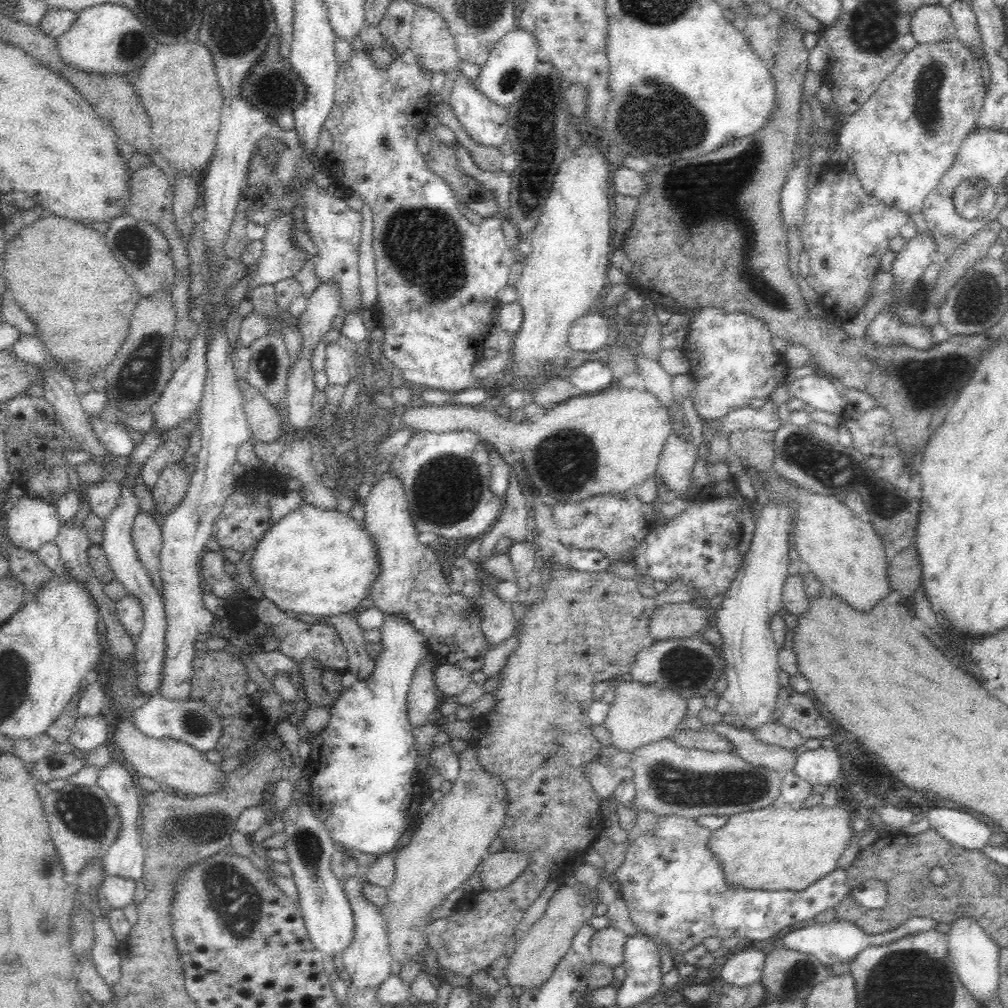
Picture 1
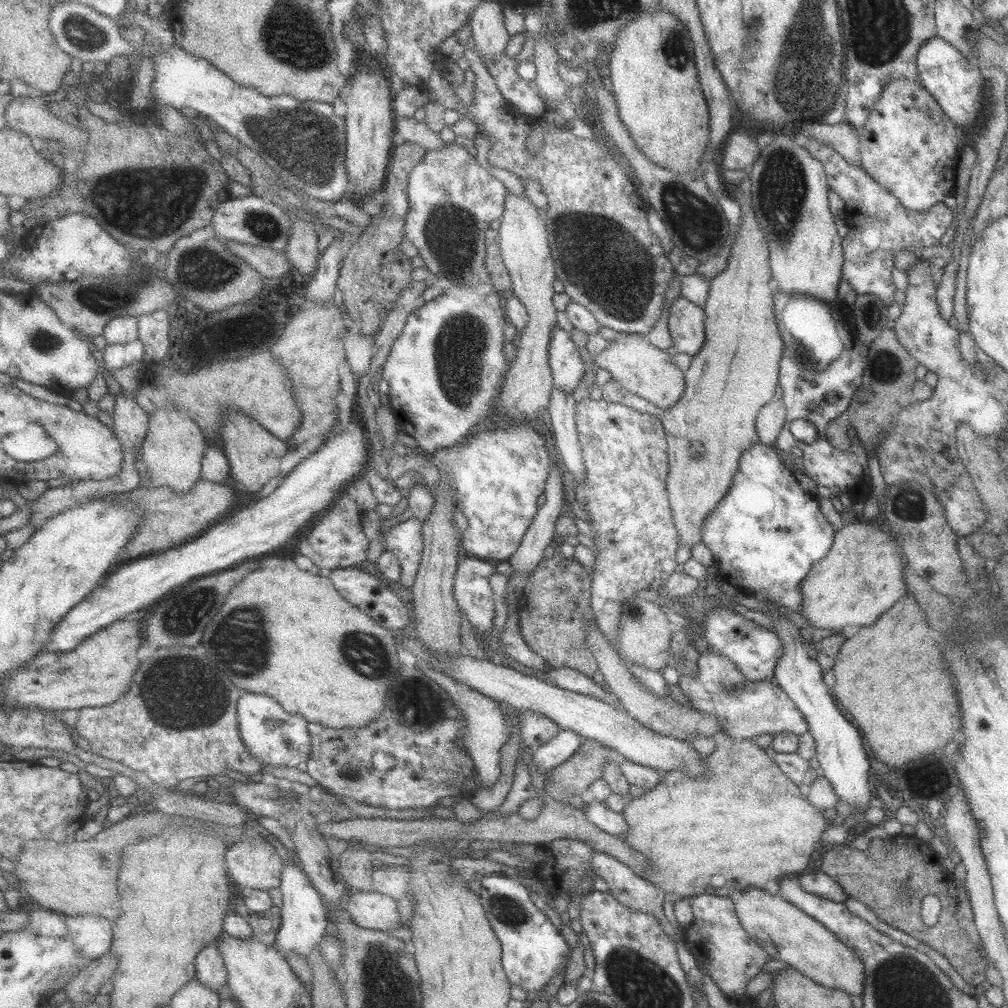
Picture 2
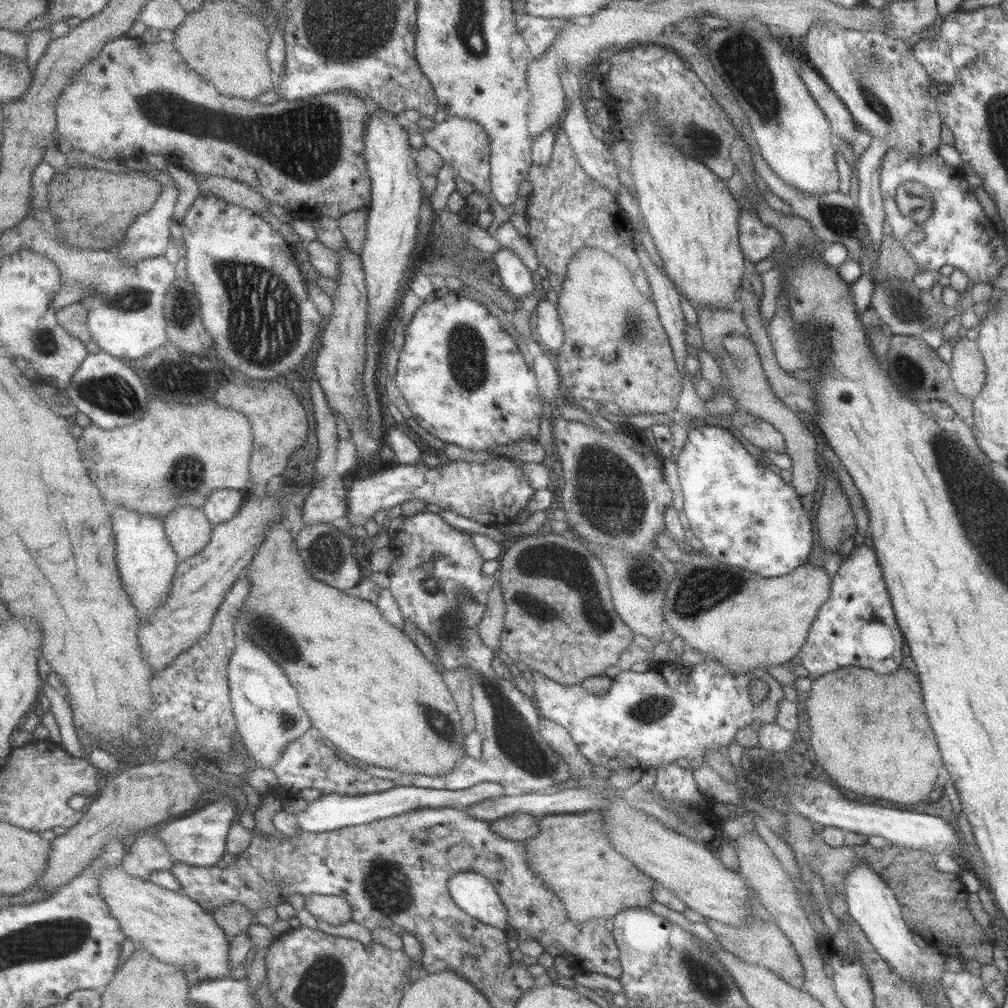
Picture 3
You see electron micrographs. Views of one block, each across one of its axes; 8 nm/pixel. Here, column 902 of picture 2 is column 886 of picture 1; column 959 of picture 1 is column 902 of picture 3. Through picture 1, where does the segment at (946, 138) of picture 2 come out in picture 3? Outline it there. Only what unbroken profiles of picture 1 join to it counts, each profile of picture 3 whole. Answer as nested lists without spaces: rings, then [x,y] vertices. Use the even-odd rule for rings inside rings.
[[[831,22],[811,26],[801,41],[807,51],[810,66],[823,77],[827,86],[848,108],[857,126],[863,127],[872,138],[883,138],[889,148],[899,146],[915,158],[931,156],[931,152],[936,152],[937,146],[942,143],[939,132],[942,122],[937,113],[936,100],[929,94],[929,86],[933,83],[907,47],[906,41],[891,39],[879,31],[861,32],[841,28]]]

